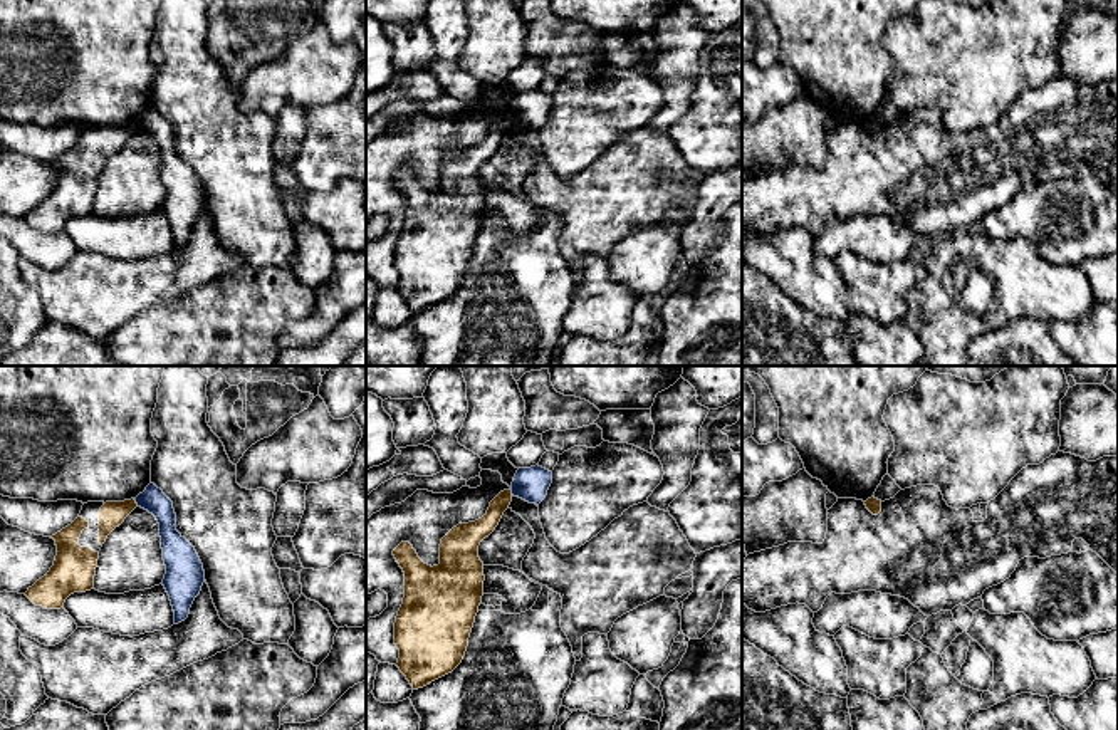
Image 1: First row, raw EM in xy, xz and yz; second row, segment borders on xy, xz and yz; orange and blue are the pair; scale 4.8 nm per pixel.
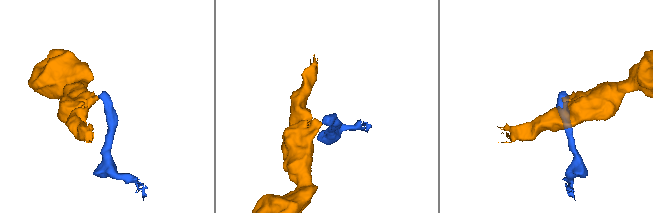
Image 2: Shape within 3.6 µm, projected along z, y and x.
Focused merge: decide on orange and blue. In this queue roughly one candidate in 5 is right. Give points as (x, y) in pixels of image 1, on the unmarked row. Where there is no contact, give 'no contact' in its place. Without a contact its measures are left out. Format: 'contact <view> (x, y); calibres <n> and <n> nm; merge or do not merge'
contact xy (136, 128); calibres 120 and 120 nm; do not merge

